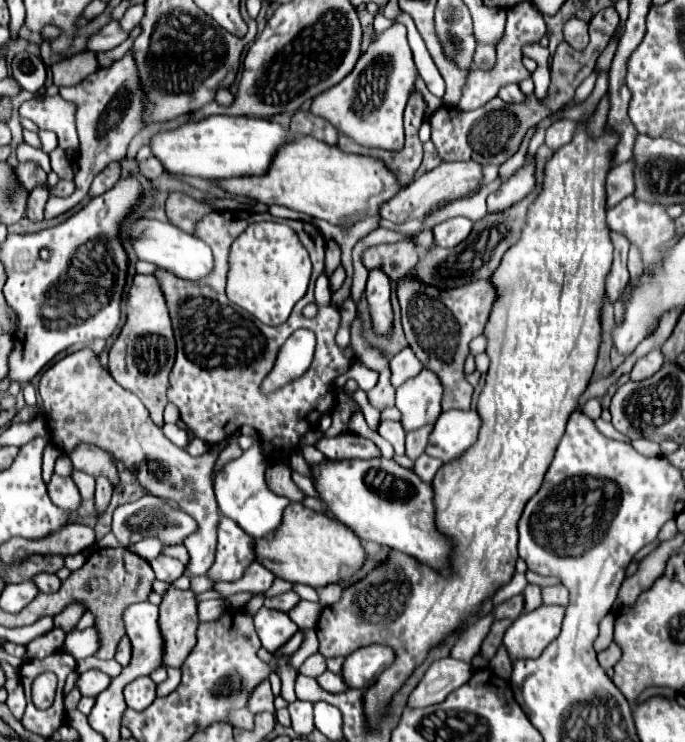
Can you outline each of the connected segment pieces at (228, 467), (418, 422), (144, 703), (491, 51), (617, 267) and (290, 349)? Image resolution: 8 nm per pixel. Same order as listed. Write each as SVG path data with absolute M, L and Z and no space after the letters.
M255 439L254 444L243 452L241 458L231 460L225 464L225 468L215 476L215 496L221 514L235 520L251 538L263 538L267 534L273 534L279 524L283 522L283 512L291 504L289 498L273 494L265 484L263 474L263 454L259 449L259 440Z
M421 370L419 376L397 388L397 408L405 432L437 422L441 414L441 392L441 382L429 370Z
M137 678L125 686L125 702L133 710L145 710L155 700L155 682L147 678Z
M477 42L477 50L475 50L475 58L473 58L473 66L481 68L481 70L491 70L497 62L497 52L493 44L481 44Z
M611 232L611 238L615 244L615 260L613 260L611 272L607 276L607 296L609 296L611 304L615 304L629 284L629 270L627 270L629 242L625 242L623 236L617 236L617 232Z
M297 330L283 344L275 368L261 384L261 392L269 396L271 392L277 392L279 388L299 380L313 362L313 352L315 352L315 334L311 330Z

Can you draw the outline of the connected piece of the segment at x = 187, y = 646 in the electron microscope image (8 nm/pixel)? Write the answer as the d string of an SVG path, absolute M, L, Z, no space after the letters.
M169 588L169 592L163 596L163 602L159 606L159 624L161 632L165 632L165 666L181 666L185 662L185 656L195 646L195 632L199 626L197 616L197 598L193 590L175 590Z

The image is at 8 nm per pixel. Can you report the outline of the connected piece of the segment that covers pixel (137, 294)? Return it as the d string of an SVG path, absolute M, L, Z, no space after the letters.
M137 274L127 302L127 322L109 350L109 372L129 392L133 392L149 410L151 420L163 426L163 408L167 404L169 372L175 362L175 338L169 320L165 294L155 276Z

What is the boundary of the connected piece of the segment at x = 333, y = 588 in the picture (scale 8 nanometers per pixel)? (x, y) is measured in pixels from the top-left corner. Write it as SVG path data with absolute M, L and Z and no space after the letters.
M331 584L331 586L325 586L325 588L317 588L317 594L319 594L319 600L321 600L323 606L331 606L341 598L341 586Z

